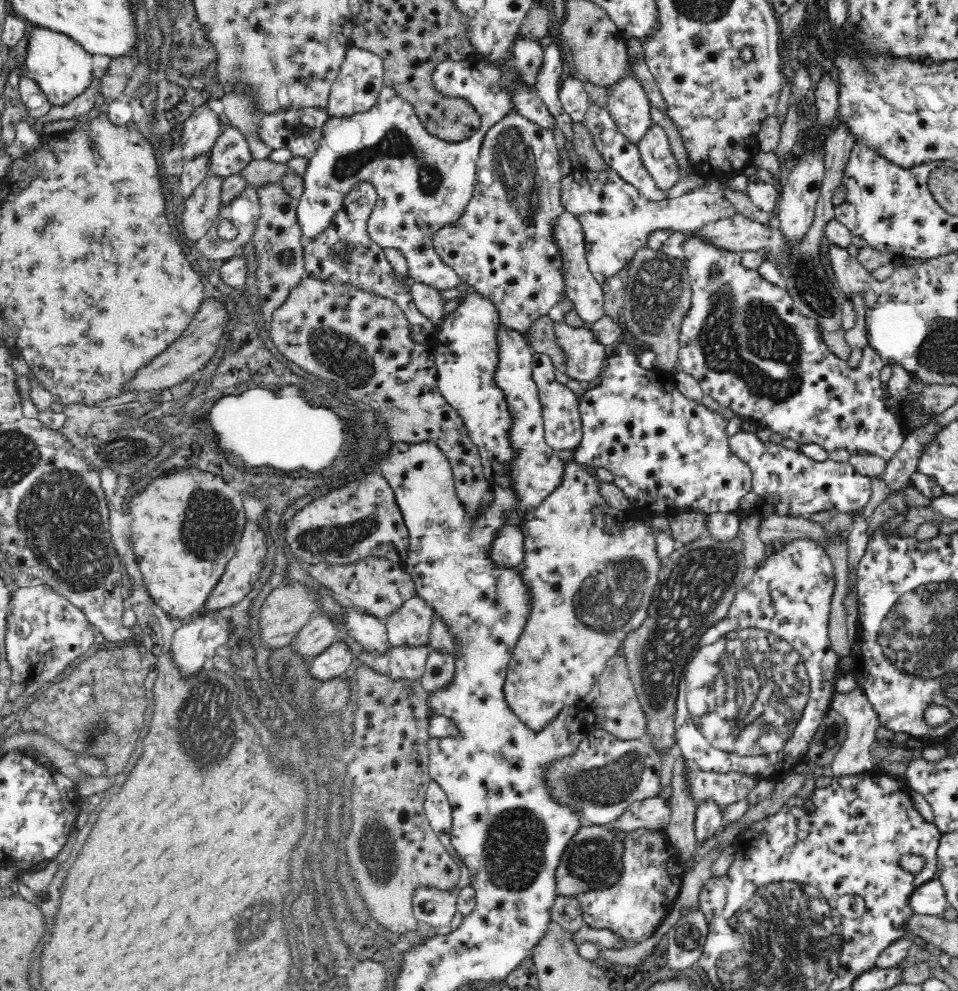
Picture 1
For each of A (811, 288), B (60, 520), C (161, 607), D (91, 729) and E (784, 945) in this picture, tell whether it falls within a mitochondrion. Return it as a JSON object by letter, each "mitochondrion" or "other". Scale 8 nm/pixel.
{"A":"mitochondrion","B":"mitochondrion","C":"other","D":"mitochondrion","E":"mitochondrion"}

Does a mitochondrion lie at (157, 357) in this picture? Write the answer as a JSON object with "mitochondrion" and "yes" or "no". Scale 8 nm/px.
{"mitochondrion":"no"}

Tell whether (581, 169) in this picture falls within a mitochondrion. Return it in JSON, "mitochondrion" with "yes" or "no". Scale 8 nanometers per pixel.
{"mitochondrion":"no"}

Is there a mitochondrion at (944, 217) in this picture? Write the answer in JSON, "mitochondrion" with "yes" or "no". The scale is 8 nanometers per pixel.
{"mitochondrion":"no"}

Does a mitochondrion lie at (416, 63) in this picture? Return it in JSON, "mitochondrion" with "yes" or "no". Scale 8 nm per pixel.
{"mitochondrion":"no"}

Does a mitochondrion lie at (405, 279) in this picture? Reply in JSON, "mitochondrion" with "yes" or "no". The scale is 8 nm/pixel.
{"mitochondrion":"no"}

